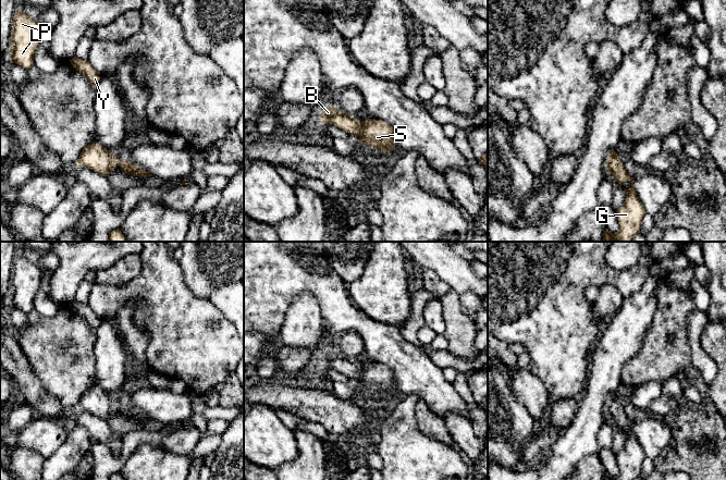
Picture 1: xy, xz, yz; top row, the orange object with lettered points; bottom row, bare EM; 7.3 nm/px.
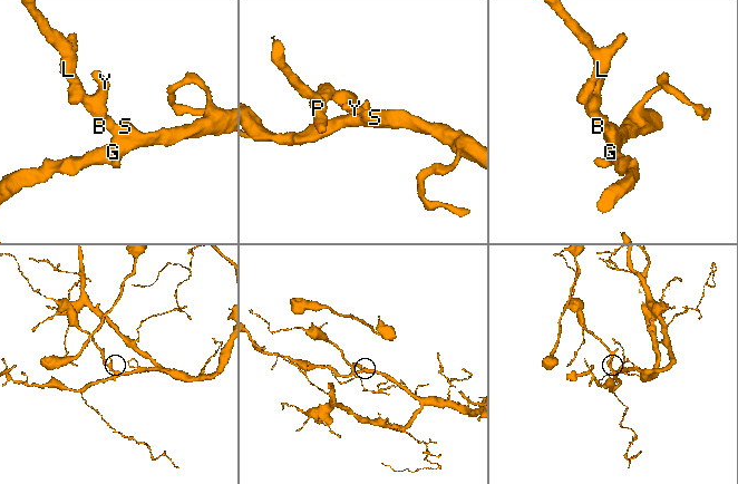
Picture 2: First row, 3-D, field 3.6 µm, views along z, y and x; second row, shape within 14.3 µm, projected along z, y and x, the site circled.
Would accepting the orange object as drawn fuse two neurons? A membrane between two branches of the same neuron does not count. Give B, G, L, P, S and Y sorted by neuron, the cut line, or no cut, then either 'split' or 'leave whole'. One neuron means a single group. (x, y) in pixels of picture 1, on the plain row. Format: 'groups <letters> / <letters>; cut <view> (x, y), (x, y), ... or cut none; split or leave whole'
groups B G L P S Y; cut none; leave whole

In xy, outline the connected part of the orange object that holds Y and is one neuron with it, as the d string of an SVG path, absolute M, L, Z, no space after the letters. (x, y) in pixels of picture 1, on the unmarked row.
M76 300L72 301L70 305L73 311L82 317L96 332L100 324L100 320L93 309L87 304L82 304Z

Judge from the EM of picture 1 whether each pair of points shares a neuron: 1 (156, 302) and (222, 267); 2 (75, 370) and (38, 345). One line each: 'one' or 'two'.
1: two
2: one

